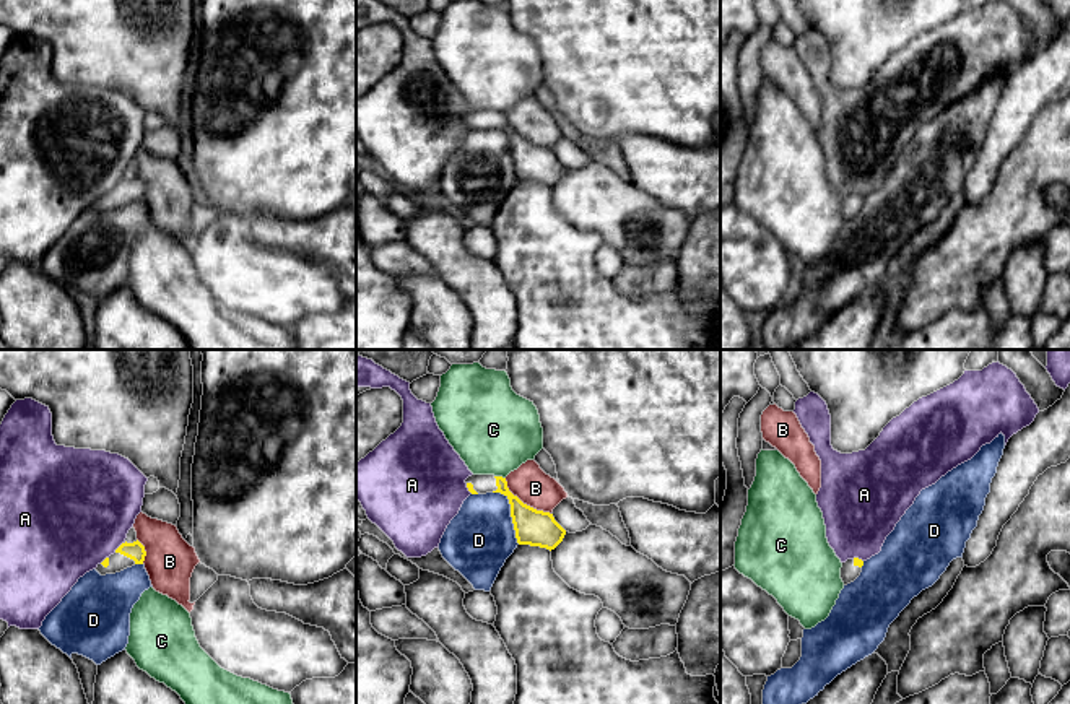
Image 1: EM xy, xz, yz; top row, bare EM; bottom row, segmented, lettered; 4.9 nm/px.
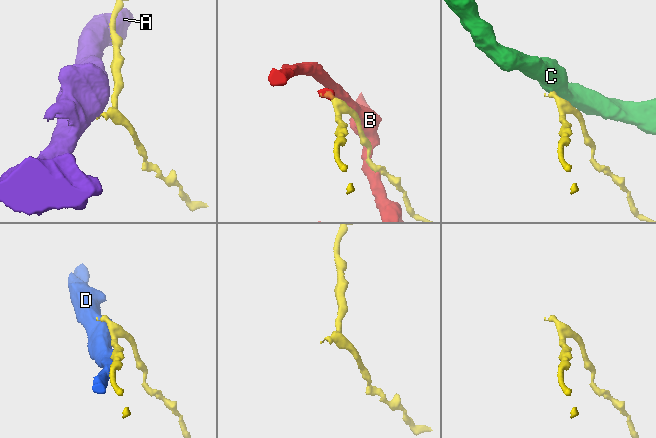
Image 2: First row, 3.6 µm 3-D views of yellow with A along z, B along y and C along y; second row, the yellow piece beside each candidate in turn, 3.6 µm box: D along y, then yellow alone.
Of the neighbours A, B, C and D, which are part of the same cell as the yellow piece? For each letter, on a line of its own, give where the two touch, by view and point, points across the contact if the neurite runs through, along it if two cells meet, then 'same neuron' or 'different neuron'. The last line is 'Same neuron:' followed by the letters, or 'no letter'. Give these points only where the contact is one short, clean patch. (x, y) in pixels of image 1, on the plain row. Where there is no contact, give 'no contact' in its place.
A: xy (119, 182) | along xy (126, 178), (114, 187) | different neuron
B: xz (522, 139) | different neuron
C: xz (500, 112) | along xz (495, 111), (504, 114) | different neuron
D: xz (511, 150) | different neuron
Same neuron: no letter

